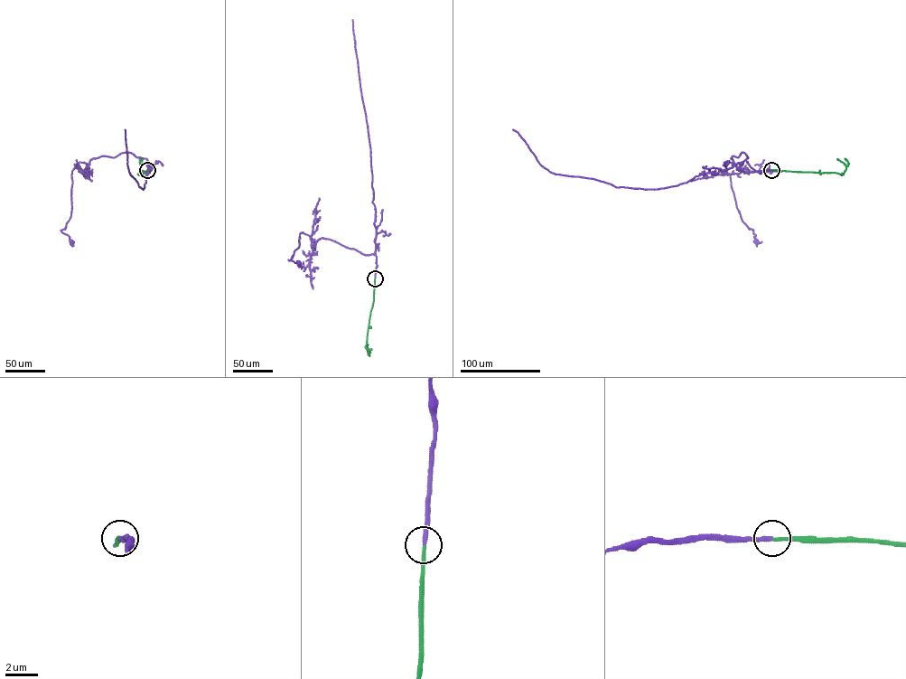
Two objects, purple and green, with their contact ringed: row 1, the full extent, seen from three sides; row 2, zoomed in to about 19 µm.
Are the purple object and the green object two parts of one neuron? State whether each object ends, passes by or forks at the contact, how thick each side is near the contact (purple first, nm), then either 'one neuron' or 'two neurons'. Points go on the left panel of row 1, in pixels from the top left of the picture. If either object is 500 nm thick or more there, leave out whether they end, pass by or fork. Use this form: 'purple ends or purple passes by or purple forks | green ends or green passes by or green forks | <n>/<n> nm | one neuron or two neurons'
purple ends | green ends | 280/200 nm | one neuron

